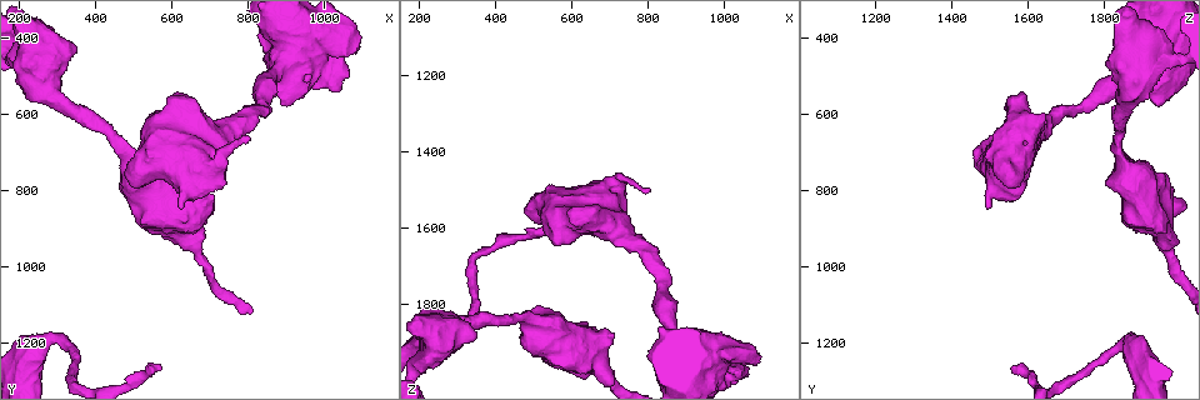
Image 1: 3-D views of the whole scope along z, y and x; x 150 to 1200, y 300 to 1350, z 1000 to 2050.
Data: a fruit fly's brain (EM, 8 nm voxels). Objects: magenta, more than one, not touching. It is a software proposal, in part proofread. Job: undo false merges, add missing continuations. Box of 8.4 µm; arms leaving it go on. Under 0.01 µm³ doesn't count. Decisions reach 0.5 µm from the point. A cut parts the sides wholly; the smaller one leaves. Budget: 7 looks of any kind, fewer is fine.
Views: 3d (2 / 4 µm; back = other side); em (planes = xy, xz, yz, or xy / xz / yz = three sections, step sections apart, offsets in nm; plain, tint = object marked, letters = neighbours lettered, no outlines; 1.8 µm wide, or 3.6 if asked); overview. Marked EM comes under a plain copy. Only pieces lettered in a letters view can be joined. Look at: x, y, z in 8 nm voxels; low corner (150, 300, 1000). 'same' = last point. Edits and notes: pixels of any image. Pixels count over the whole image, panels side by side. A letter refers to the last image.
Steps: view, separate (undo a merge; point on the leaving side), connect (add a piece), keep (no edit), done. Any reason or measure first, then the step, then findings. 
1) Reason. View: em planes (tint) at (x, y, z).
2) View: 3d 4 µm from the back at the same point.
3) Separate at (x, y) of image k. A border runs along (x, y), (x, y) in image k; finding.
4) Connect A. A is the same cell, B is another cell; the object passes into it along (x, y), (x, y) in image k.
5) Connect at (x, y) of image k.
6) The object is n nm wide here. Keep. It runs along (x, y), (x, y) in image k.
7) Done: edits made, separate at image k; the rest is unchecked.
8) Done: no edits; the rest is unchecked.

Calibre changes. View: em 3.6 µm planes (letters) at (310, 580, 1845).

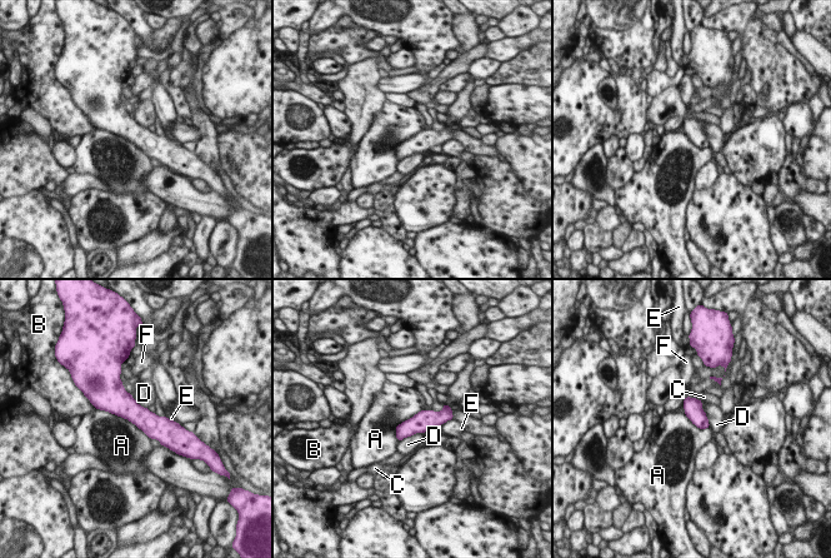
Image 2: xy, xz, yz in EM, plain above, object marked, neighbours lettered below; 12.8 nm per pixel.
Keep. A, B, C, D, E and F are other cells; all the same neuron.

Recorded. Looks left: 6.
Branch stops here. View: em 3.6 µm planes (letters) at (810, 660, 1495).

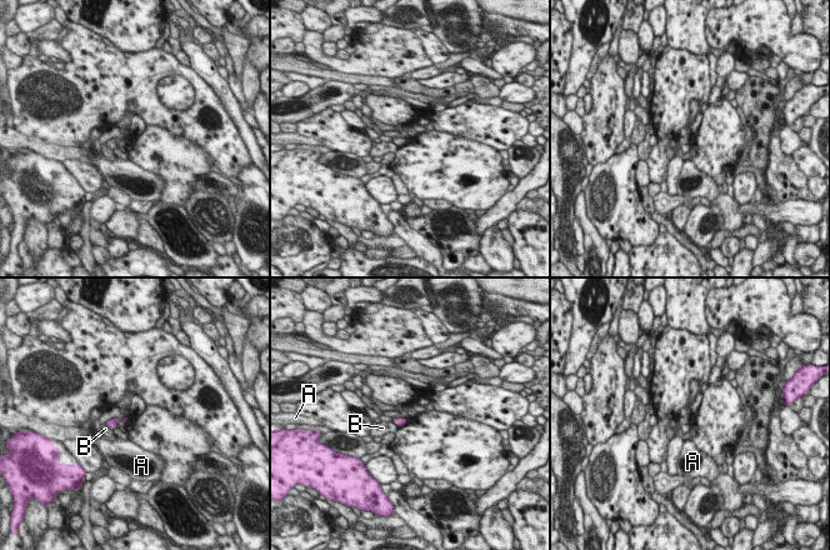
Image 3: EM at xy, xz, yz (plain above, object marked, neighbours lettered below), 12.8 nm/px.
Keep. A and B are other cells; a border runs along (105, 424), (113, 429) in image 3; none of them fits.

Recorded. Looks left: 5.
Stops while still wide. View: em 3.6 µm planes (letters) at (895, 580, 1935).

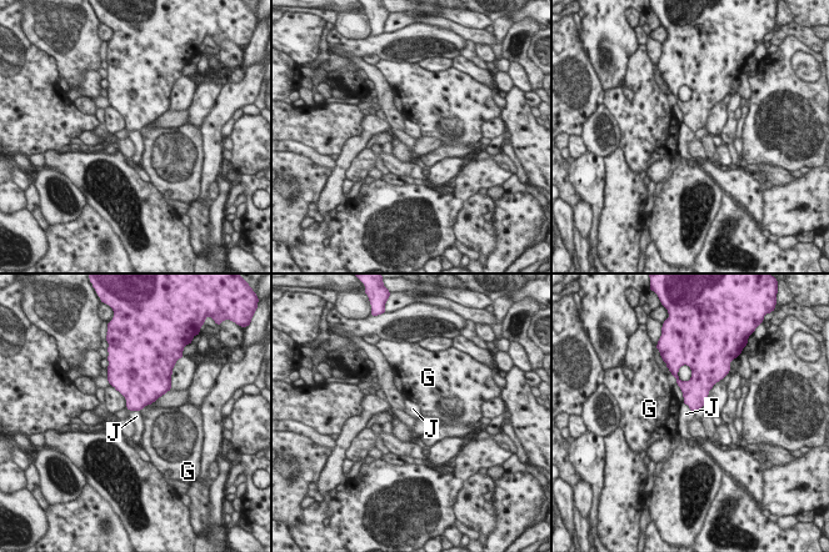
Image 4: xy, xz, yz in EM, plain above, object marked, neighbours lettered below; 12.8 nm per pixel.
Keep. G and J are other cells; a border runs along (126, 407), (140, 411) in image 4; no lettered piece goes on from it.

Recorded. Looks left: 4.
Done: no edits; the rest is unchecked.

